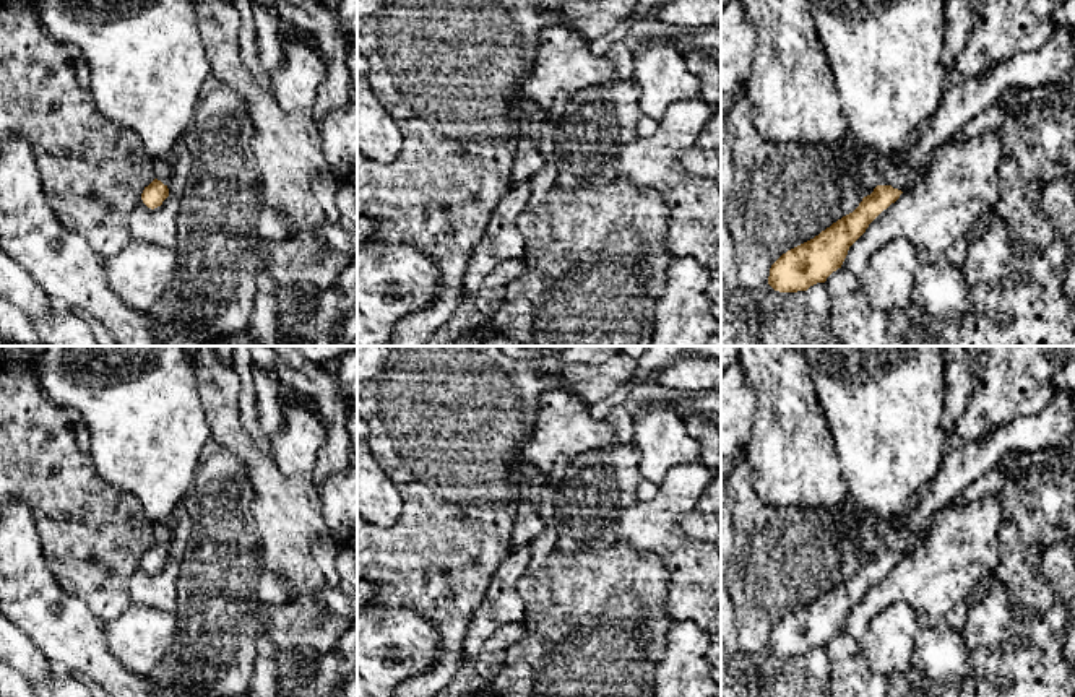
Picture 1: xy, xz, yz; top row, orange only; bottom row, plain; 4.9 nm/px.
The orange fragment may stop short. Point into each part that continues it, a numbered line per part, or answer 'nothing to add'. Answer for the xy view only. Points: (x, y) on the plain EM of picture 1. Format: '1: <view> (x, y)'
1: xy (164, 535)

